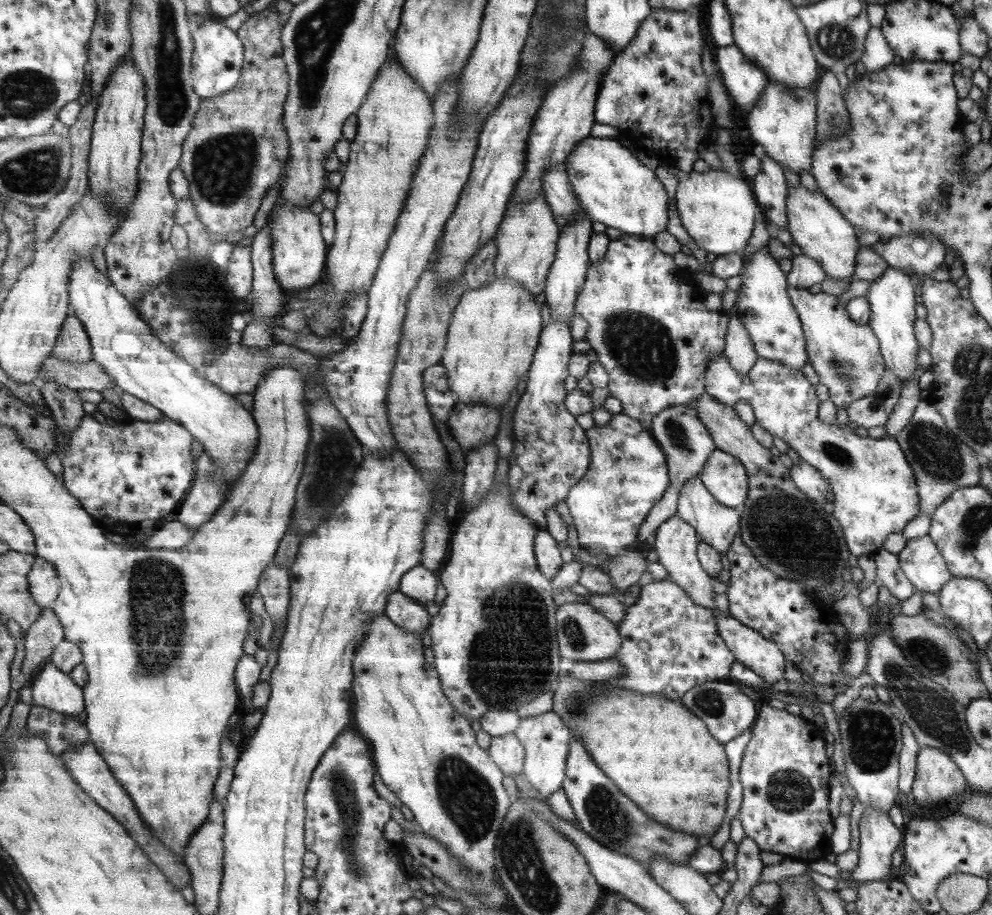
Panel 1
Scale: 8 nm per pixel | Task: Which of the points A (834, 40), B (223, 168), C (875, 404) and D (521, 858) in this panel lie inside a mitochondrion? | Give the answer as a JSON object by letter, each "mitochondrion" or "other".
{"A":"mitochondrion","B":"mitochondrion","C":"mitochondrion","D":"mitochondrion"}

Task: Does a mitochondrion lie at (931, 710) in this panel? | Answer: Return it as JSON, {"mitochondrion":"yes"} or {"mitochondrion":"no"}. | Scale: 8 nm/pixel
{"mitochondrion":"yes"}

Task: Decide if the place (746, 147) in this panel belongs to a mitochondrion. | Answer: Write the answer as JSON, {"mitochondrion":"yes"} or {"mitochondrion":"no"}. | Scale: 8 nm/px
{"mitochondrion":"no"}

